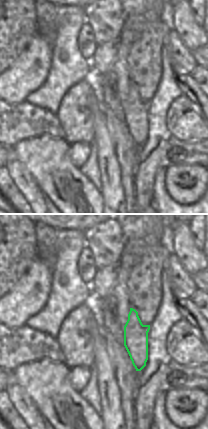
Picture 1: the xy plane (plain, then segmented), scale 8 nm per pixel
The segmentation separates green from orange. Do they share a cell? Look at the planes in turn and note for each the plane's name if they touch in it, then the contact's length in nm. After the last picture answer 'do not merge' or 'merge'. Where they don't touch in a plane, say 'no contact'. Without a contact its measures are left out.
no contact

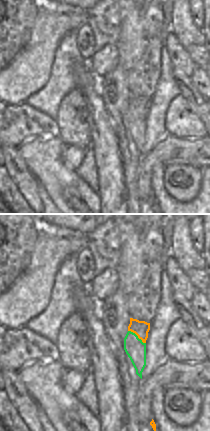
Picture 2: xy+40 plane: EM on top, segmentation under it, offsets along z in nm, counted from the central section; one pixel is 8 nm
xy+40 | 180 nm

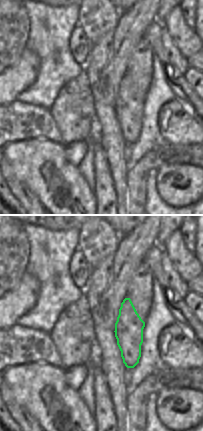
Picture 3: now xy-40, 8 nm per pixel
no contact

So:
do not merge

